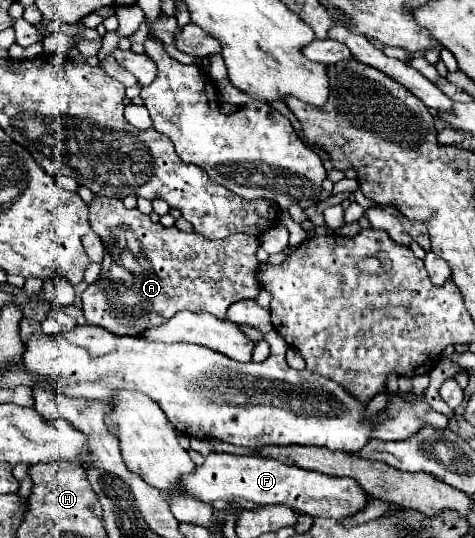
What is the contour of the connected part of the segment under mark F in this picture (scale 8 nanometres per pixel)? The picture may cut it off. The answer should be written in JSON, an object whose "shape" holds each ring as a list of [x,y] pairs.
{"shape":[[[212,453],[206,457],[202,467],[196,467],[196,473],[186,475],[182,481],[186,493],[214,503],[216,499],[248,499],[262,505],[286,505],[296,513],[308,513],[312,517],[332,517],[346,519],[362,511],[368,503],[368,495],[352,477],[332,477],[316,471],[306,471],[300,467],[282,465],[276,459],[256,457],[256,455],[230,455],[230,453]]]}

